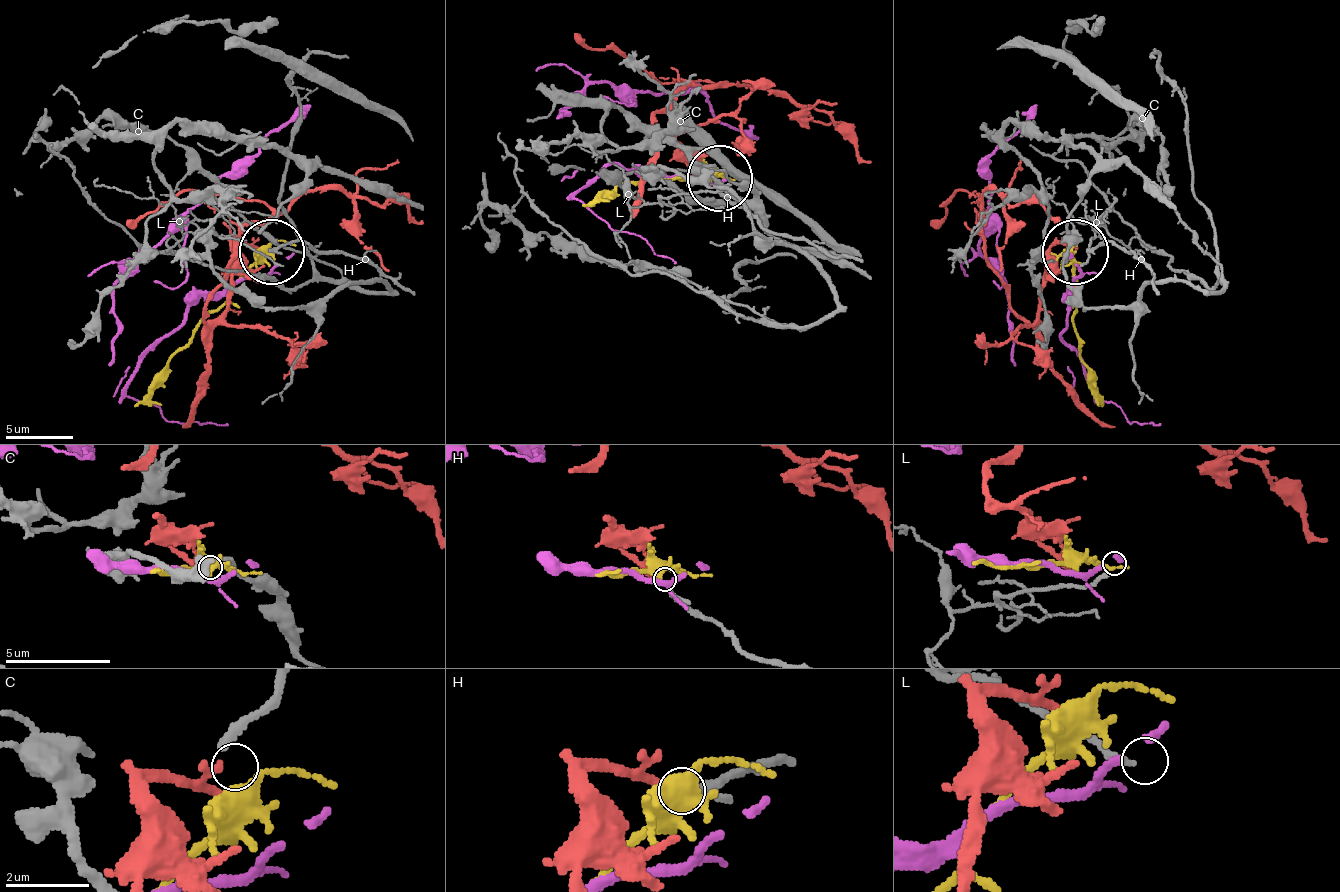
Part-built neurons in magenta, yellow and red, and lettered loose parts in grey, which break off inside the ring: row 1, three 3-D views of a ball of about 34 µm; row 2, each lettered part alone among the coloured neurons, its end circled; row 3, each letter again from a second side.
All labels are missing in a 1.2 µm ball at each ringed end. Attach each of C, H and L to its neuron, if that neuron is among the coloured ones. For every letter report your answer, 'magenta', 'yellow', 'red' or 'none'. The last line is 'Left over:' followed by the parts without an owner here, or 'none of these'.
C: yellow
H: red
L: none
Left over: L

